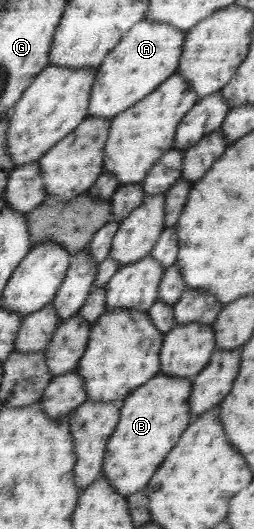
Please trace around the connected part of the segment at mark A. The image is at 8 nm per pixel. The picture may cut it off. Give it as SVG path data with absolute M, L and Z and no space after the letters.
M142 19L133 25L98 67L92 89L87 117L114 119L146 95L150 95L179 68L185 34L168 23Z

